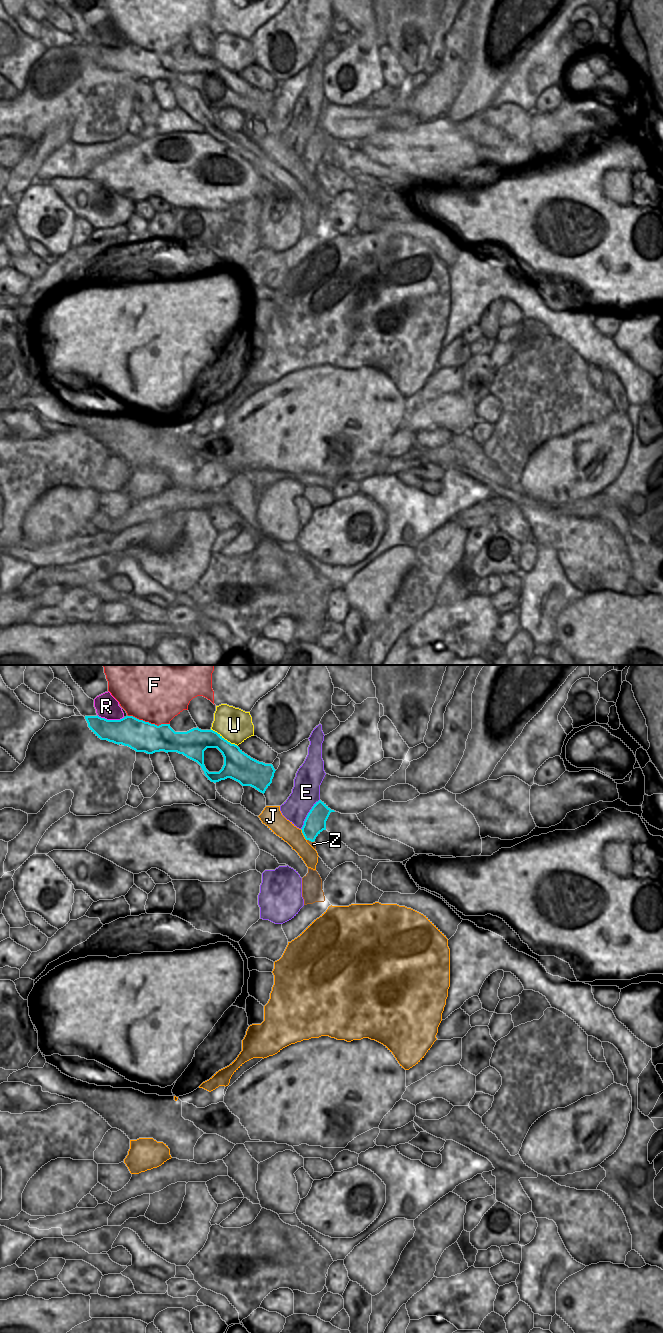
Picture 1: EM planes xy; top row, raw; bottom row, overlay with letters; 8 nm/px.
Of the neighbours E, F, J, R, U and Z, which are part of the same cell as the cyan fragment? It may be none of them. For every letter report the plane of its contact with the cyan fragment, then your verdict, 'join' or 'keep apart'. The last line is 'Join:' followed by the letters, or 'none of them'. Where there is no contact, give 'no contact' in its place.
E: xy | keep apart
F: xy | keep apart
J: xy | keep apart
R: xy | keep apart
U: xy | keep apart
Z: xy | keep apart
Join: none of them

